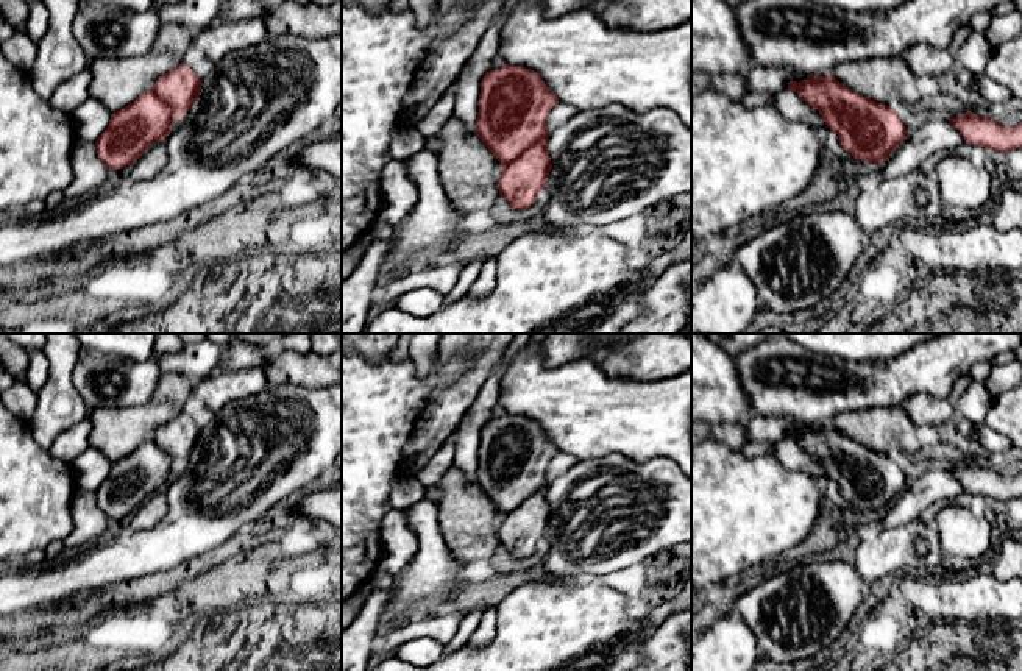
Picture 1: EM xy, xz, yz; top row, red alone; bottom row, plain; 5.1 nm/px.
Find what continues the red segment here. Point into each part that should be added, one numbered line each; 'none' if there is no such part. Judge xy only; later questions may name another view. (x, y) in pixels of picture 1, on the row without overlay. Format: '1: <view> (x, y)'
1: xy (116, 431)

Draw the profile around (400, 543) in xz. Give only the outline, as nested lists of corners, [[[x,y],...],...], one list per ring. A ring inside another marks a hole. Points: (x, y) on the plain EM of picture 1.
[[[390,510],[381,524],[382,557],[379,568],[398,577],[420,548],[420,538],[407,523],[406,510]]]

